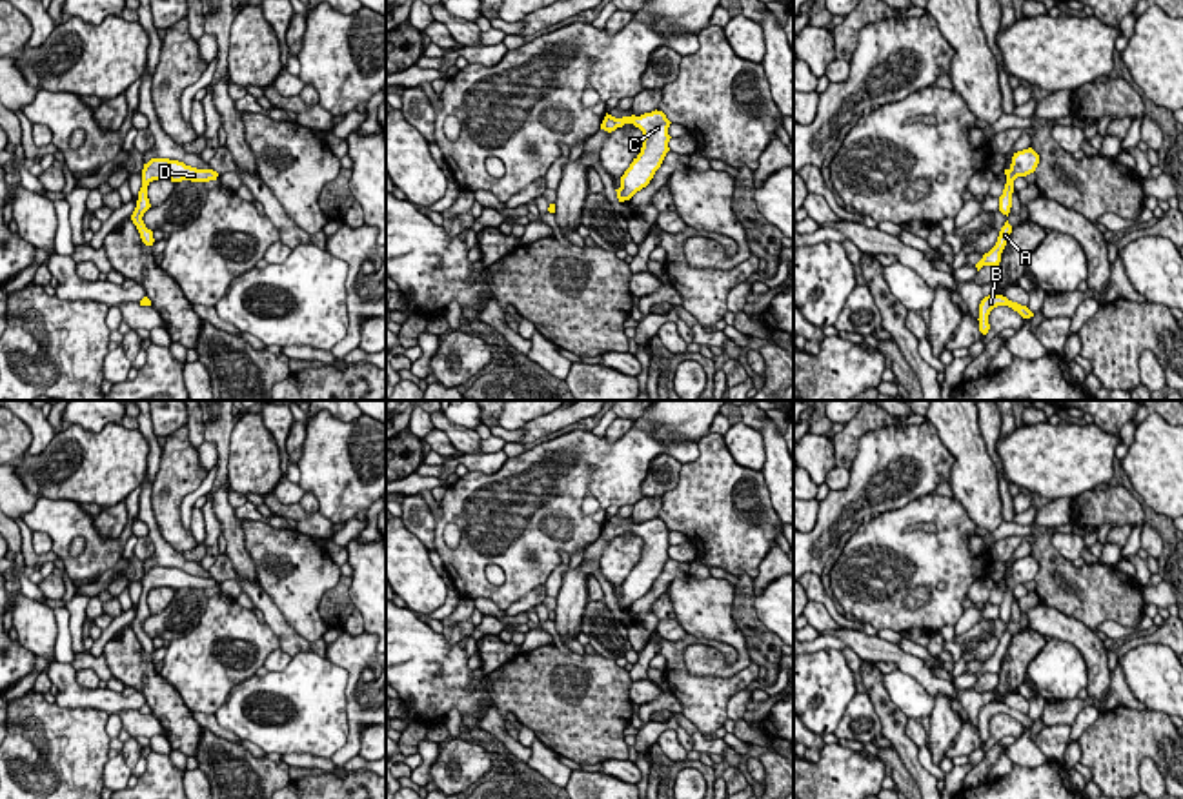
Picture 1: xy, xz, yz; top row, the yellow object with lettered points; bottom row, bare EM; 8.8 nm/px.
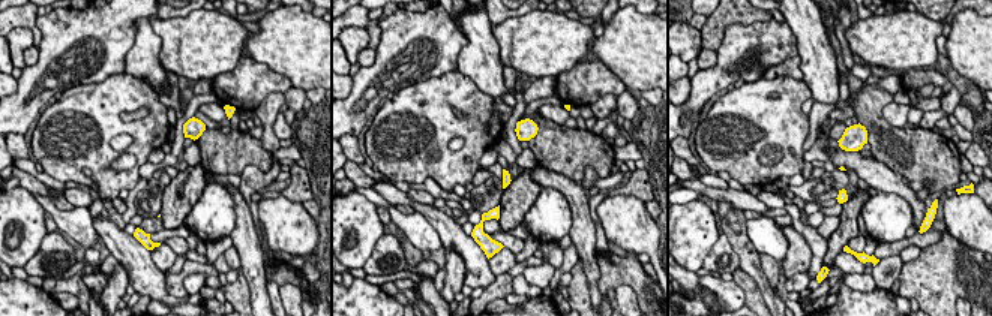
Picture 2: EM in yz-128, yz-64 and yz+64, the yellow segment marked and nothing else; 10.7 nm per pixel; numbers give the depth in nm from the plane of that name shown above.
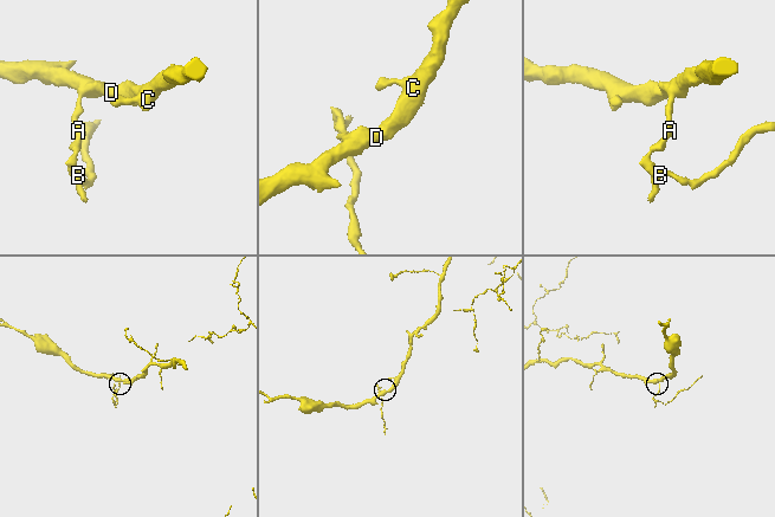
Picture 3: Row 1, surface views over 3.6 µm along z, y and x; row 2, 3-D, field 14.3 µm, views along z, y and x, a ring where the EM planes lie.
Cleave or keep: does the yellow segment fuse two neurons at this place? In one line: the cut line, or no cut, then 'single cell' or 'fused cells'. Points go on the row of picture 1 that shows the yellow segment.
no cut | single cell

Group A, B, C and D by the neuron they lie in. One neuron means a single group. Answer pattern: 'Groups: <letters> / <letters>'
Groups: A B C D

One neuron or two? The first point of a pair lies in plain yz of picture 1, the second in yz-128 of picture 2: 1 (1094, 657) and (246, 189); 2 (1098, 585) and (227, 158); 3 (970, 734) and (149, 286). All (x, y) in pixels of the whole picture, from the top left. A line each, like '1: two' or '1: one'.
1: two
2: one
3: one

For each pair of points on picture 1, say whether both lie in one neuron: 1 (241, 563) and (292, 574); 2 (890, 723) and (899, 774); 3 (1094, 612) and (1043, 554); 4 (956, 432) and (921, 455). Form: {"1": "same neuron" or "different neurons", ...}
{"1": "different neurons", "2": "different neurons", "3": "same neuron", "4": "different neurons"}

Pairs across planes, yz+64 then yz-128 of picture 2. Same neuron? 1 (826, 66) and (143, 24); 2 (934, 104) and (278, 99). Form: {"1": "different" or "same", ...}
{"1": "same", "2": "same"}

